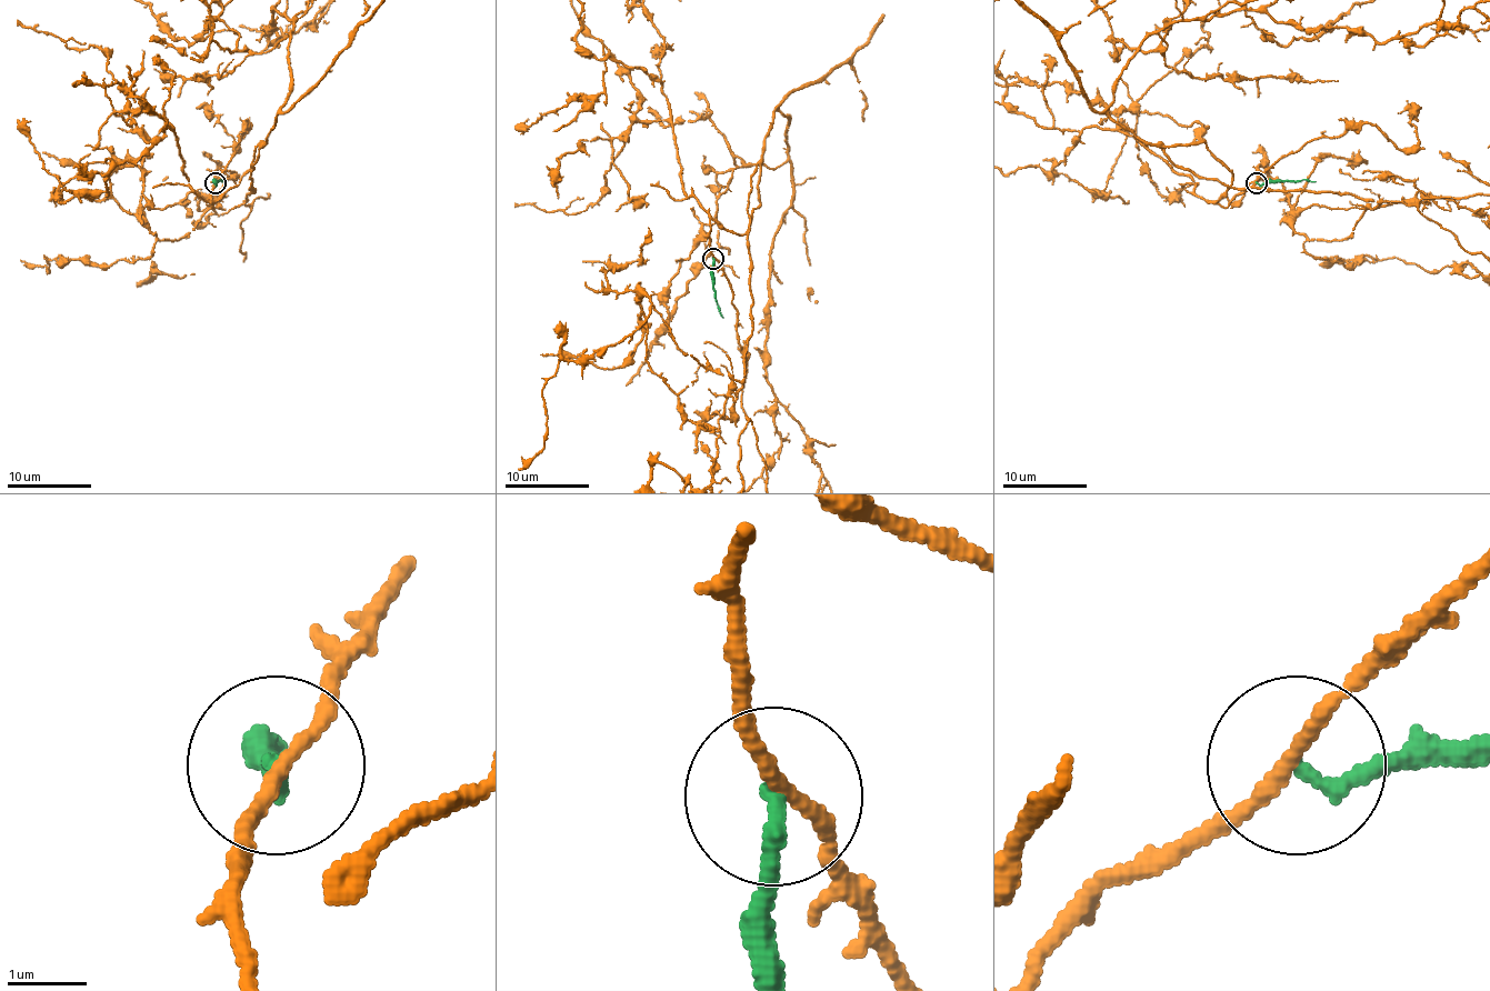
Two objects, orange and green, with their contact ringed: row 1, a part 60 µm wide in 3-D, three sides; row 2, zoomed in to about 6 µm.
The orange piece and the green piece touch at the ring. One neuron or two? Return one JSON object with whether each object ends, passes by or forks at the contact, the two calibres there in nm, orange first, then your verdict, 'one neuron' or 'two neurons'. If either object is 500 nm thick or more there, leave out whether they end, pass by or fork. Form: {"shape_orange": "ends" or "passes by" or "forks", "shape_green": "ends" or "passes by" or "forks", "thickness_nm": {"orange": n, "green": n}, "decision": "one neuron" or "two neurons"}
{"shape_orange": "passes by", "shape_green": "ends", "thickness_nm": {"orange": 180, "green": 190}, "decision": "two neurons"}

